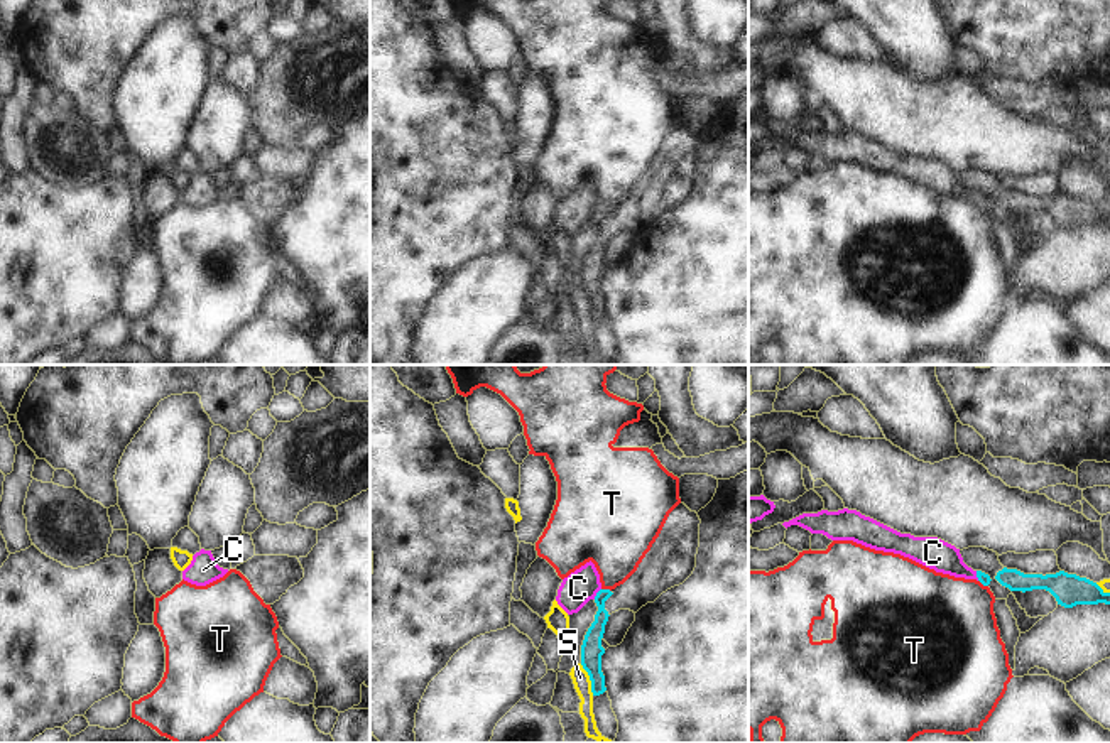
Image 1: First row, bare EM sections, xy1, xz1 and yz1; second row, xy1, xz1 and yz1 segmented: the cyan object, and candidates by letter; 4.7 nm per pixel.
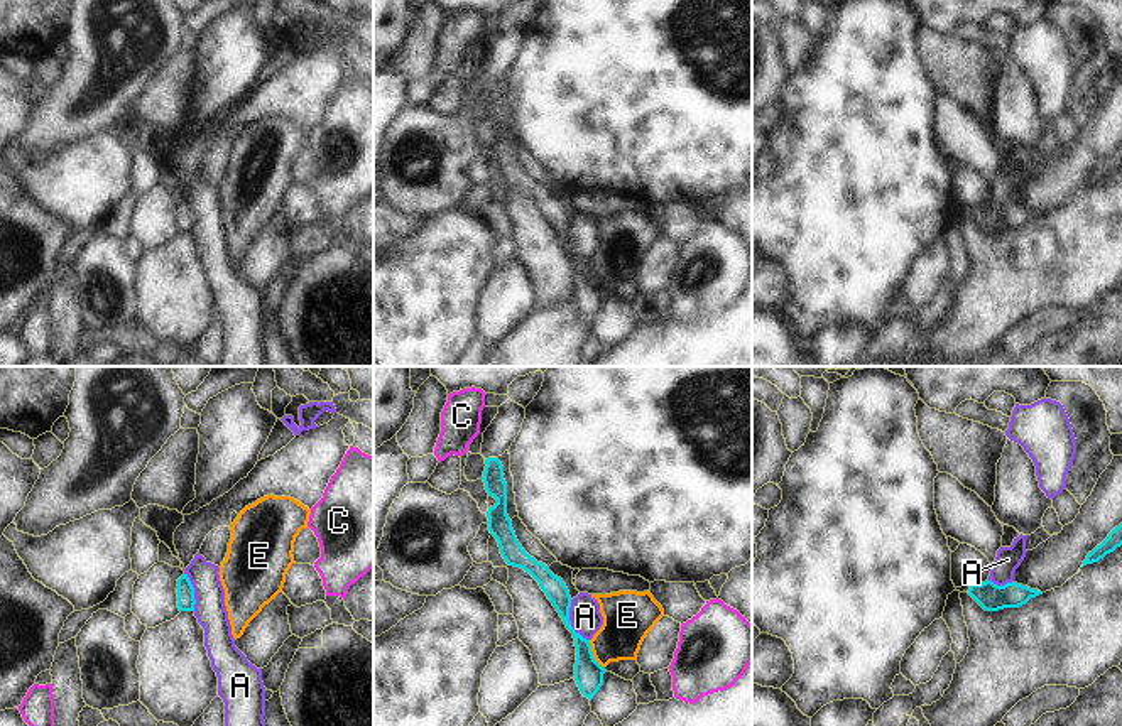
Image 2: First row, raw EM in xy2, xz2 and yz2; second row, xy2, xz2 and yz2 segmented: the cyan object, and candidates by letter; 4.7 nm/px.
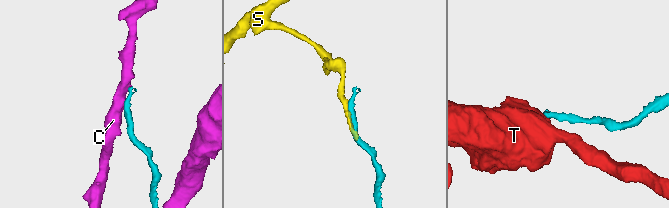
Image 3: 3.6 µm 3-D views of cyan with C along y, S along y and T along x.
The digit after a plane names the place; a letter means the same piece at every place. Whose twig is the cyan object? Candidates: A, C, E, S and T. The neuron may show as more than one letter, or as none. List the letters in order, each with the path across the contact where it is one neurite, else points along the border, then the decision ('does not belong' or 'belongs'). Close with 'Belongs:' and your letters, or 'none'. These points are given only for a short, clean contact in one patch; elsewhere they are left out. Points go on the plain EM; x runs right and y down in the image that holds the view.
A: border along xz2 (570, 222), (570, 247), (588, 262); does not belong
C: does not belong
E: border along xz2 (588, 262), (592, 277), (604, 289); does not belong
S: does not belong
T: border along xz1 (602, 210), (610, 213); does not belong
Belongs: none

